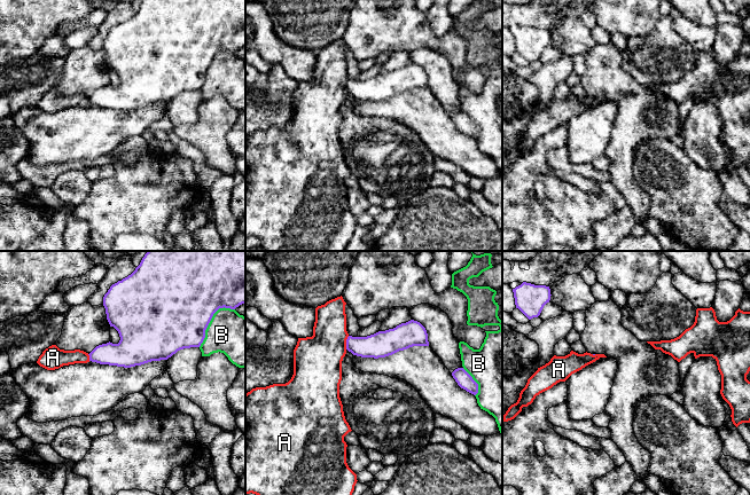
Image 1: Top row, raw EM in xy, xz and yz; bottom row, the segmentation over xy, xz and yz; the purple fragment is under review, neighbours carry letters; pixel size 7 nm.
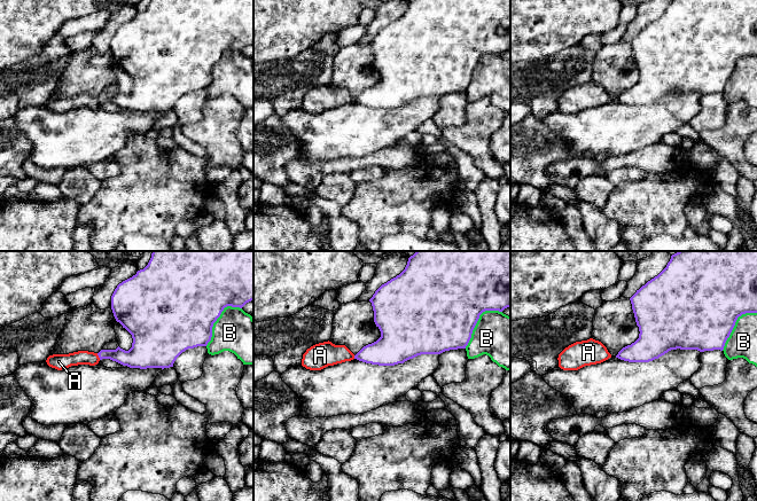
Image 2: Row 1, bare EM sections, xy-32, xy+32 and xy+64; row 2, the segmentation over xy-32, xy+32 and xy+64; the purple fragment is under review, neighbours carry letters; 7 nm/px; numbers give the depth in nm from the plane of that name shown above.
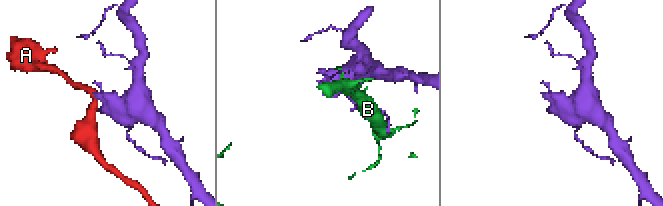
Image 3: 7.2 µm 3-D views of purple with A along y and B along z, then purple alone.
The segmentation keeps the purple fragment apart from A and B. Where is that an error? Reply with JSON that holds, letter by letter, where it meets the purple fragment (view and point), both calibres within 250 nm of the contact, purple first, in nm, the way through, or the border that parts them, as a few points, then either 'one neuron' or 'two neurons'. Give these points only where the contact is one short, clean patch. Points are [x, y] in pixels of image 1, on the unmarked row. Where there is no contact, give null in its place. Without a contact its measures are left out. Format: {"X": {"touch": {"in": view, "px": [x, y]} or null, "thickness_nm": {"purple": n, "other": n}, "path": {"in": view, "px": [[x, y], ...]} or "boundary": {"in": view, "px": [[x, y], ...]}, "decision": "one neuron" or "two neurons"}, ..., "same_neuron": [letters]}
{"A": {"touch": {"in": "xz", "px": [346, 86]}, "thickness_nm": {"purple": 180, "other": 340}, "boundary": {"in": "xz", "px": [[349, 79], [345, 92]]}, "decision": "two neurons"}, "B": {"touch": {"in": "xy", "px": [210, 63]}, "thickness_nm": {"purple": 500, "other": 320}, "decision": "two neurons"}, "same_neuron": []}

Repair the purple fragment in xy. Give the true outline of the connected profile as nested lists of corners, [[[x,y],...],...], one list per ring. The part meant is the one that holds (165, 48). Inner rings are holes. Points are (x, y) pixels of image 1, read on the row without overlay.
[[[143,0],[127,21],[103,40],[107,63],[120,80],[118,87],[96,89],[88,99],[100,108],[131,111],[167,103],[178,94],[200,91],[219,52],[245,47],[245,0]]]

